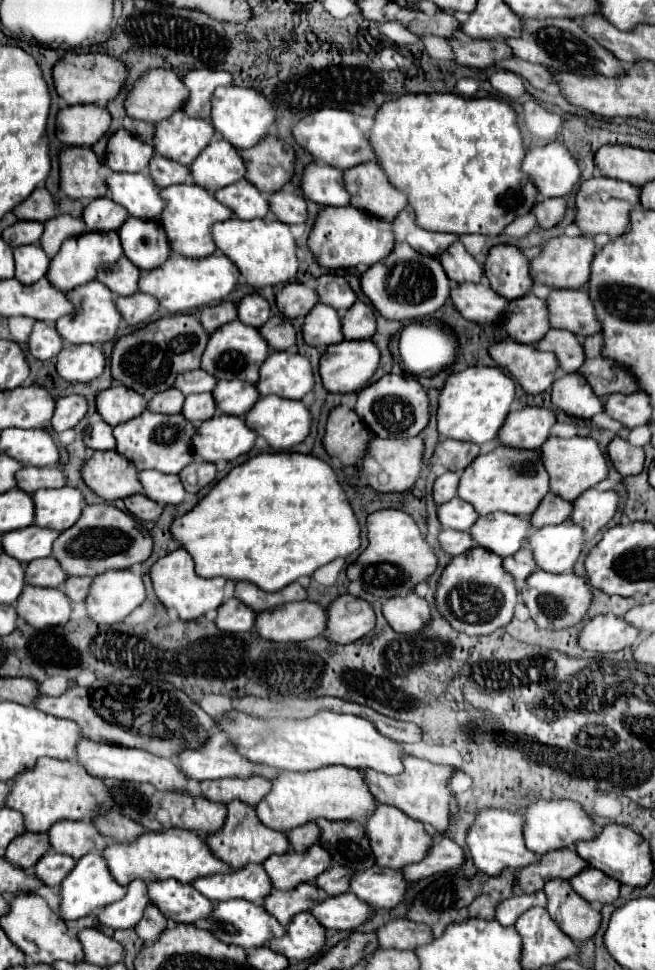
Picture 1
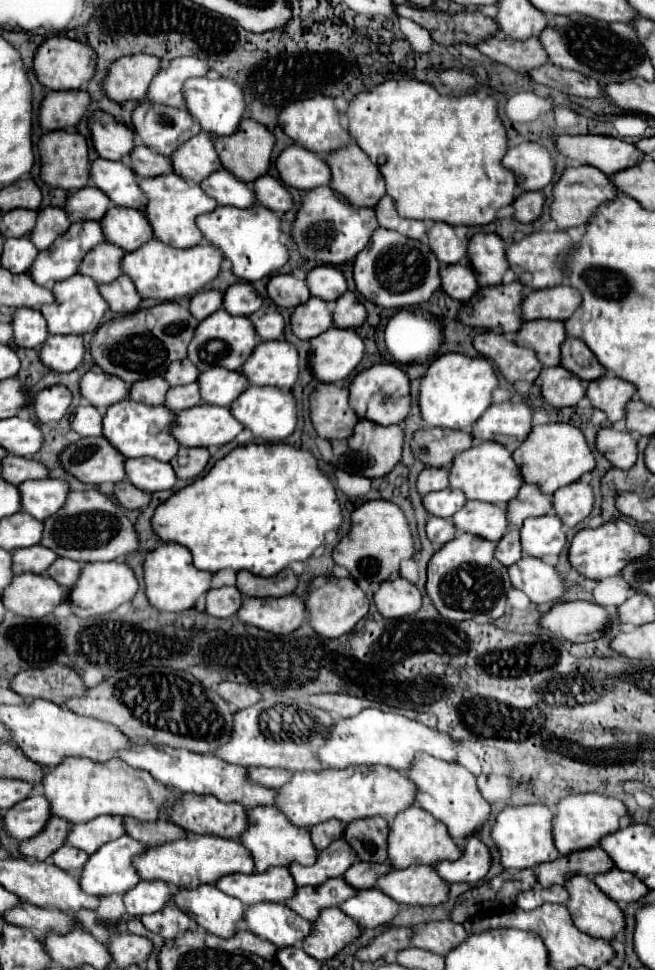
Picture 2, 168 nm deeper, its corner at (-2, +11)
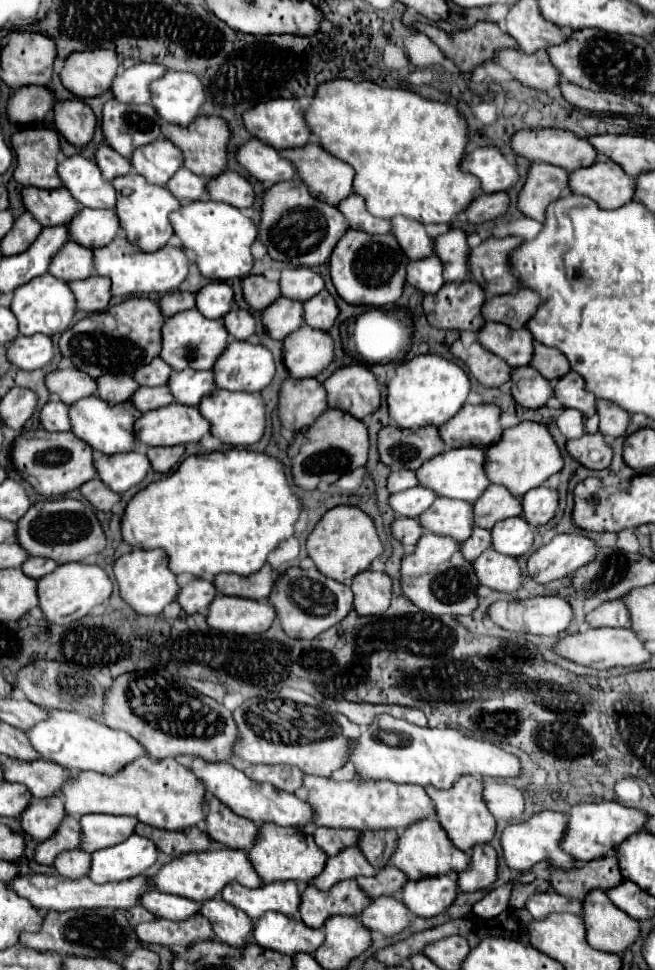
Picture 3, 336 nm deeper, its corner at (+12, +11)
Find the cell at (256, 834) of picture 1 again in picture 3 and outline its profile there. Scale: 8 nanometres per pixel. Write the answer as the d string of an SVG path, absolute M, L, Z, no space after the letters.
M264 823L260 827L256 845L248 851L258 875L264 879L264 883L274 883L274 881L302 881L302 883L310 883L312 879L316 879L316 875L320 875L320 871L324 871L324 863L328 861L328 857L324 855L324 851L320 851L320 847L316 847L312 835L304 833L298 827L280 827L274 823Z

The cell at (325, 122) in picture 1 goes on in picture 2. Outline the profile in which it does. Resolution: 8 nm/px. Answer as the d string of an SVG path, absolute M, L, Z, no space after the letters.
M316 95L312 99L302 99L302 101L290 103L288 107L284 107L280 111L278 123L280 123L282 131L290 139L294 139L296 145L318 153L320 157L326 157L332 151L338 151L338 149L346 147L348 141L352 139L348 129L346 129L346 125L344 125L344 121L342 121L340 111L334 105L334 99L332 97L324 97L324 95Z

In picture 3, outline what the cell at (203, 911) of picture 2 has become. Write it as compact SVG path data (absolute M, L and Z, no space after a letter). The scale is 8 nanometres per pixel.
M222 899L200 901L200 905L202 905L200 913L208 917L208 921L212 923L218 941L224 941L226 945L232 945L238 949L248 945L248 941L252 939L254 921L244 911L232 907Z

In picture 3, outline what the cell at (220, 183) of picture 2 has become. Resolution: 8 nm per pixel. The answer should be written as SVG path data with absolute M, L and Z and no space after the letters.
M186 167L176 171L176 175L172 175L172 179L168 179L166 187L180 201L196 201L196 199L206 199L208 197L206 179L194 175Z

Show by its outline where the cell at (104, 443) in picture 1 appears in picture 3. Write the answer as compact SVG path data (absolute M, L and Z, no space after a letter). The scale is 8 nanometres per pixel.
M50 399L40 409L40 423L46 431L70 431L68 405L64 405L58 399Z

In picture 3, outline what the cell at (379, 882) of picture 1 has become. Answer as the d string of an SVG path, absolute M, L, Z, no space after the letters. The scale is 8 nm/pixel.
M456 875L426 877L420 881L408 881L400 893L402 903L418 917L436 917L446 911L458 895Z

